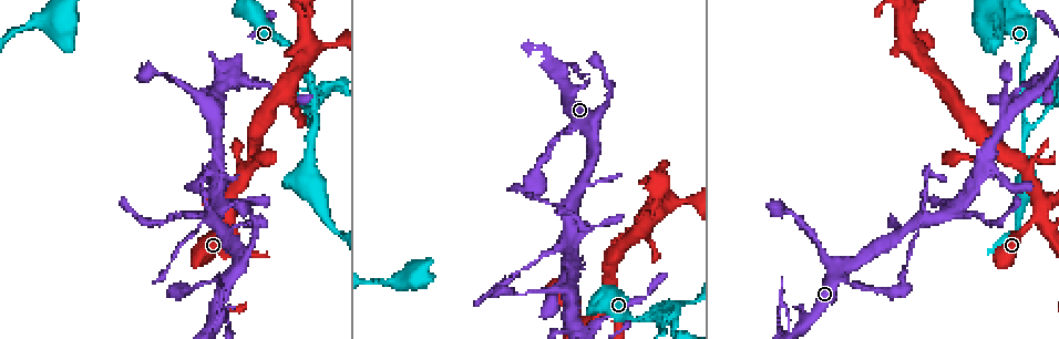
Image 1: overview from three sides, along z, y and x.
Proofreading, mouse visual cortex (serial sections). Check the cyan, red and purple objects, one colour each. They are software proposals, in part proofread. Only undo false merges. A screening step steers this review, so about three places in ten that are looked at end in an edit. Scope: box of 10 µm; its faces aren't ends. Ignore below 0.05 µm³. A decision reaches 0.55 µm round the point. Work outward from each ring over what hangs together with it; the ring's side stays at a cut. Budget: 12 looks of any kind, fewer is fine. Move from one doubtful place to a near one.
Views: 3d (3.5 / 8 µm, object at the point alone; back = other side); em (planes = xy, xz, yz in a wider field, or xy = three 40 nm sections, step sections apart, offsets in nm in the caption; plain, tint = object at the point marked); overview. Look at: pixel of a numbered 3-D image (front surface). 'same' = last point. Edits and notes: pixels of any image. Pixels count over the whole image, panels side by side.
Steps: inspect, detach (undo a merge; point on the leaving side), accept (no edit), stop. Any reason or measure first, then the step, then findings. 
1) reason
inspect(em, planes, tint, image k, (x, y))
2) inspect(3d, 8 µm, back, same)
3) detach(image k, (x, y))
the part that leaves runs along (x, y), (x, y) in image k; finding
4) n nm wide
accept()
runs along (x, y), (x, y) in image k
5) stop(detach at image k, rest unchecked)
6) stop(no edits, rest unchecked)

abrupt turn
inspect(3d, 3.5 µm, image 1, (567, 64))

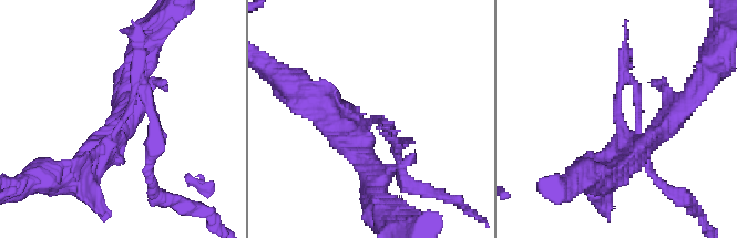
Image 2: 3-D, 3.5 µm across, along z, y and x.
inspect(em, planes, plain, image 2, (373, 121))

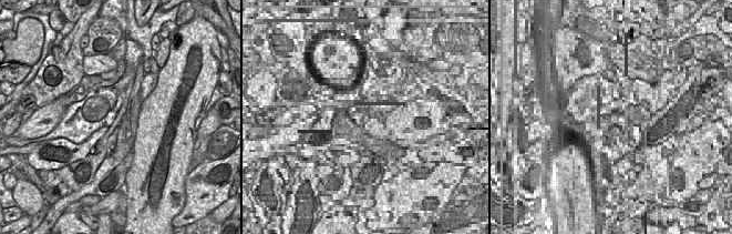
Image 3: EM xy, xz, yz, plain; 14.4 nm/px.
inspect(em, planes, tint, same)

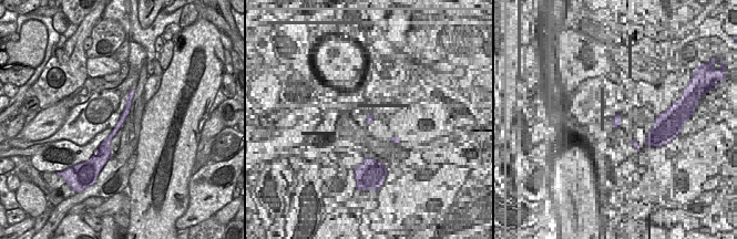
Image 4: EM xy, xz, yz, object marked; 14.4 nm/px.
detach(image 2, (153, 115))
a second cell is stuck on

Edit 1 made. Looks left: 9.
inspect(overview)

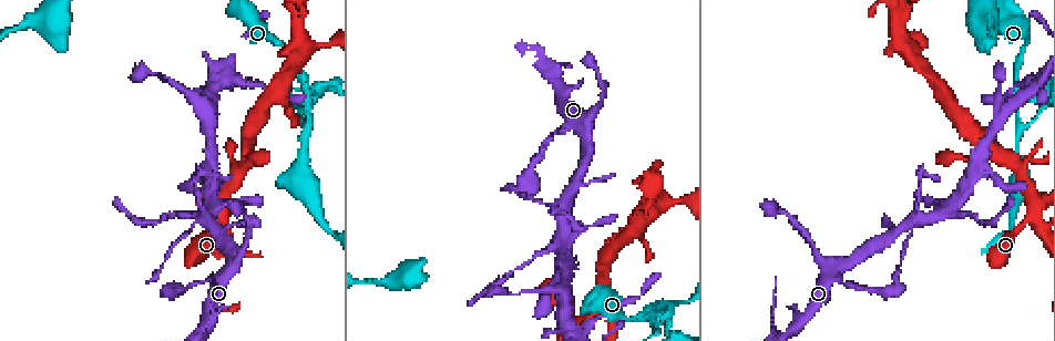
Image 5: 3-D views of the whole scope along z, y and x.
arms part here
inspect(3d, 3.5 µm, image 5, (1018, 127))

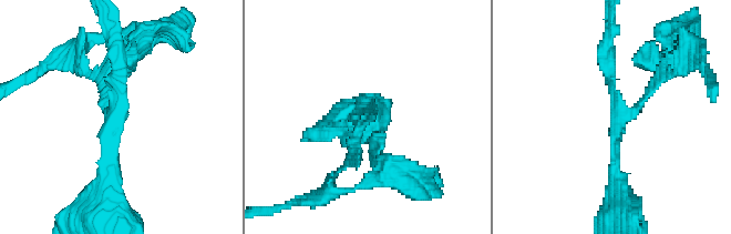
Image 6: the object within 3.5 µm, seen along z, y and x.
3 arms; arms of 100, 150, 250 nm; now the EM
inspect(em, xy, step 2, tint, image 6, (617, 116))

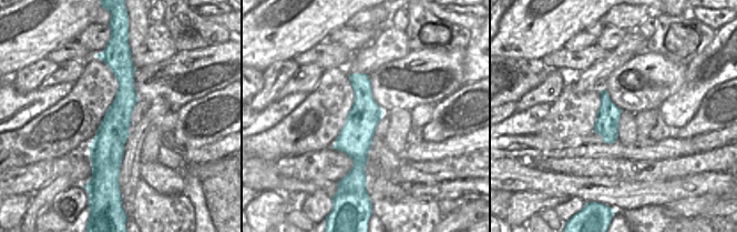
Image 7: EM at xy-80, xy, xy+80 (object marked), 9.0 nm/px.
accept()
runs along (607, 42), (618, 111), (618, 189) in image 6; all the same cell

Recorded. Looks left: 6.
looks like a crossing
inspect(3d, 3.5 µm, image 5, (1033, 214))

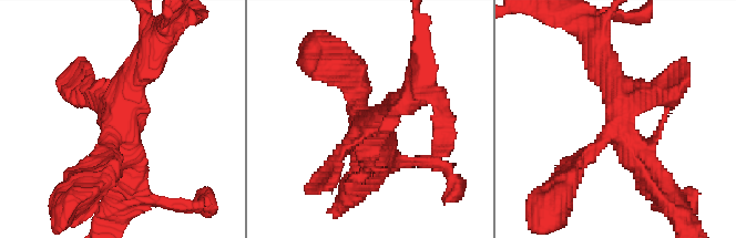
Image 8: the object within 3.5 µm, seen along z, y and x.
need the tissue
inspect(em, xy, step 3, tint, image 8, (118, 125))

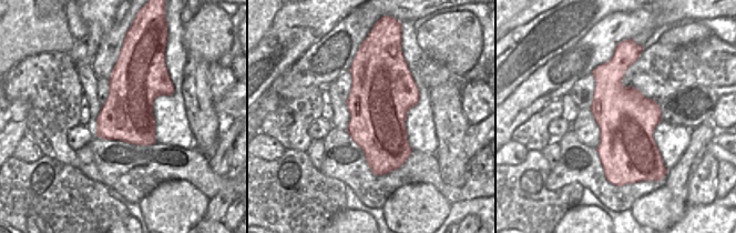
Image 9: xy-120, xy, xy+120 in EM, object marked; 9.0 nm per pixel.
accept()
runs along (103, 177), (126, 85), (147, 64) in image 8; one cell here

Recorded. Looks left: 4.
thick turns thin
inspect(3d, 3.5 µm, back, image 5, (940, 215))

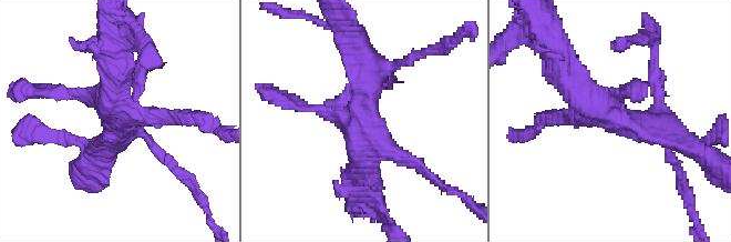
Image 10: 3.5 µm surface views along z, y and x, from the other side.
inspect(em, planes, tint, image 10, (363, 120))

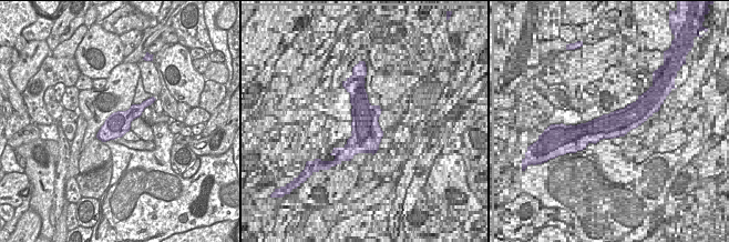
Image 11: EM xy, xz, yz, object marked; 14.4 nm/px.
accept()
continuous, no second cell

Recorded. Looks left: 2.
stop(detach at image 2, rest unchecked)

